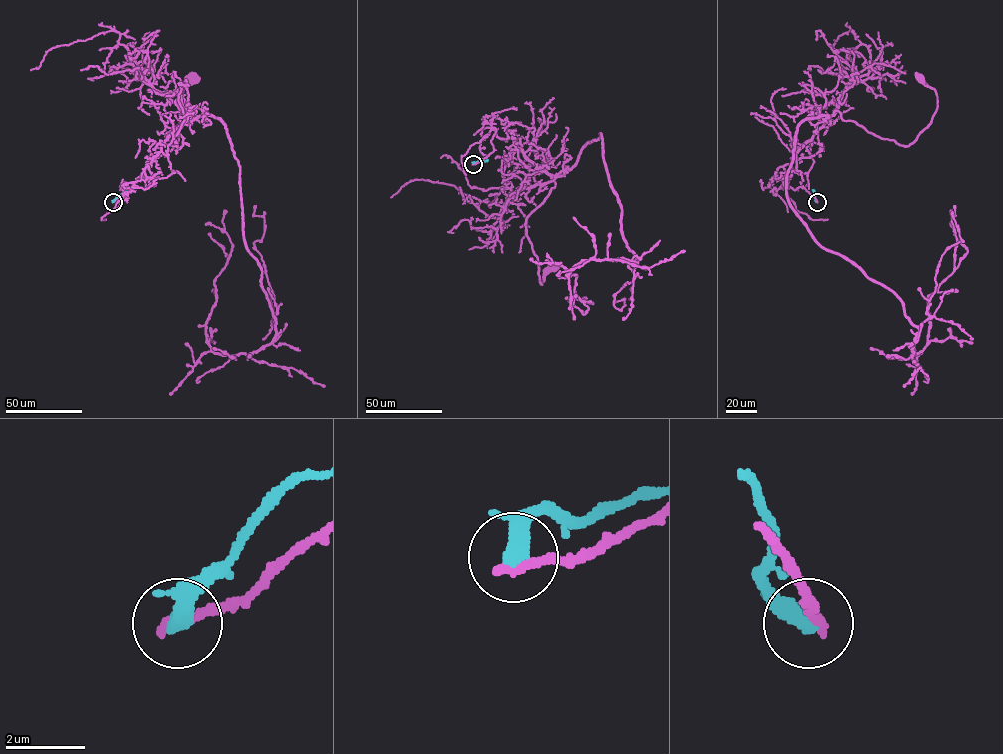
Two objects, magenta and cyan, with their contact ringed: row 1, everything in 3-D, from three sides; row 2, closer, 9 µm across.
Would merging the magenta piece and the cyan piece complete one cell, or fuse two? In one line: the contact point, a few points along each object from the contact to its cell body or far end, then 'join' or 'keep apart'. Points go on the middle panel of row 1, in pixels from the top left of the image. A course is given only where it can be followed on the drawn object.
at (473, 164); magenta runs (472, 164), (493, 151), (493, 127), (554, 177), (525, 226), (541, 284), (554, 267); cyan runs (472, 164), (487, 159); keep apart

